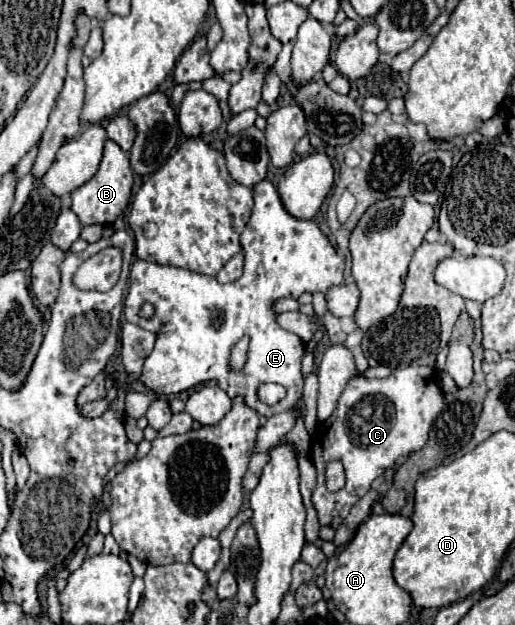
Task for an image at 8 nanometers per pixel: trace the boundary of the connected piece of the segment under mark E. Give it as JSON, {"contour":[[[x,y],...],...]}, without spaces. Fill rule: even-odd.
{"contour":[[[259,182],[253,188],[253,198],[255,208],[251,220],[240,236],[244,266],[239,280],[219,284],[213,276],[137,260],[129,274],[135,278],[131,278],[125,298],[125,318],[149,332],[159,332],[155,348],[145,358],[141,372],[141,382],[151,392],[169,396],[217,380],[231,398],[237,394],[245,396],[251,408],[257,408],[261,416],[269,418],[277,412],[291,410],[301,398],[301,358],[305,352],[303,340],[275,322],[271,302],[283,296],[299,298],[303,292],[327,292],[331,286],[343,284],[345,262],[313,220],[297,220],[283,208],[271,182]],[[145,302],[155,306],[151,318],[139,316]],[[243,334],[251,338],[249,360],[241,370],[233,370],[229,366],[231,348]],[[265,382],[281,384],[287,390],[285,398],[277,404],[261,402],[257,388]]]}

